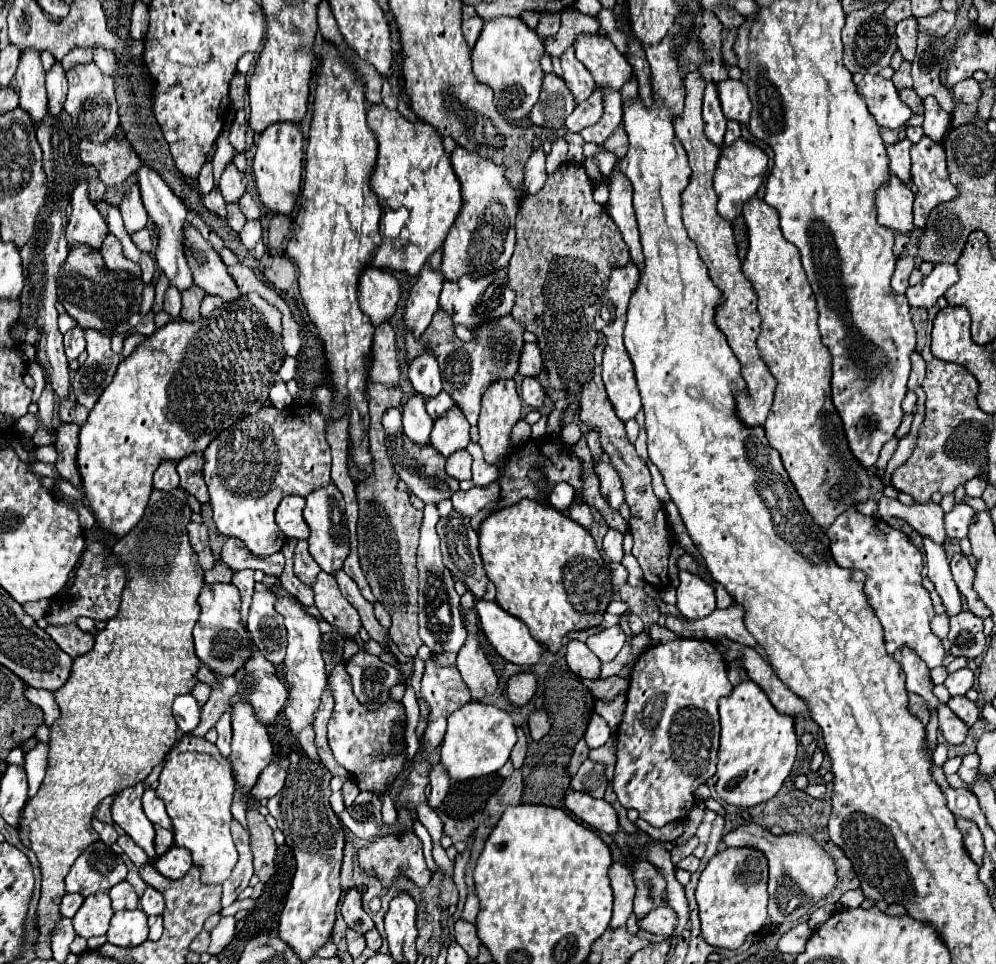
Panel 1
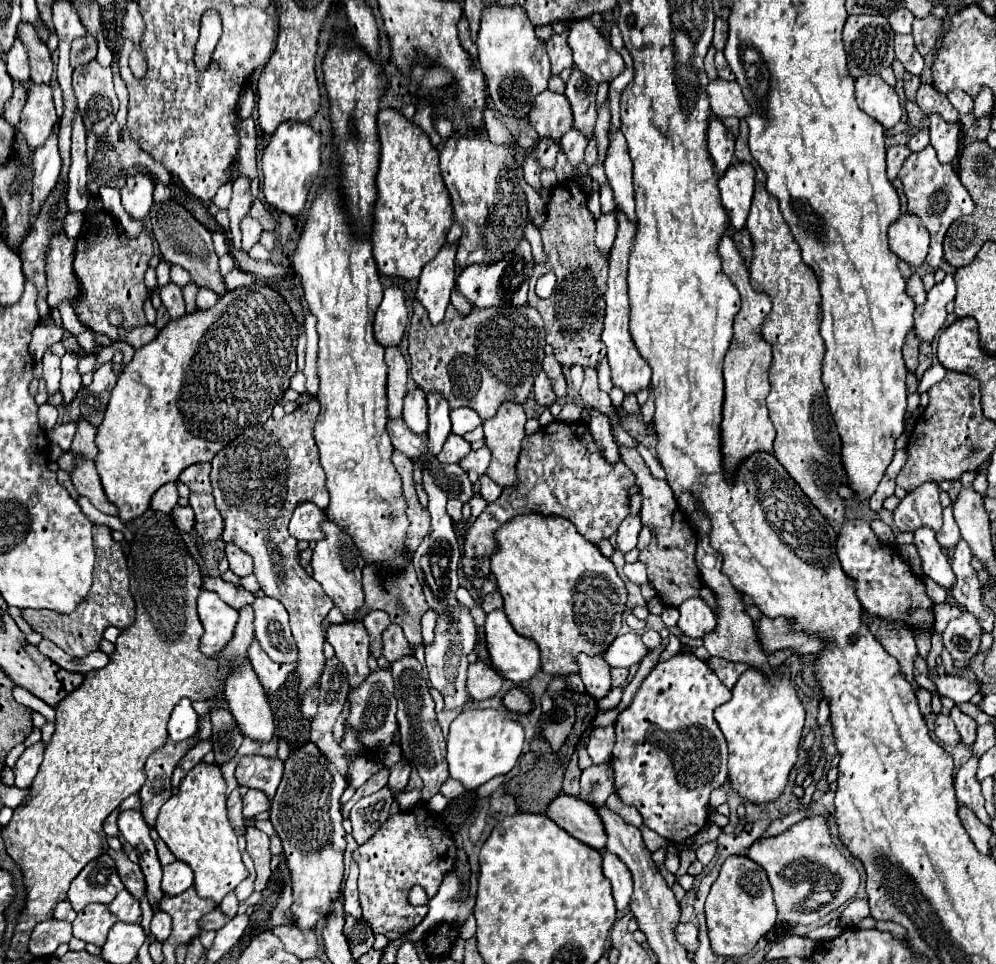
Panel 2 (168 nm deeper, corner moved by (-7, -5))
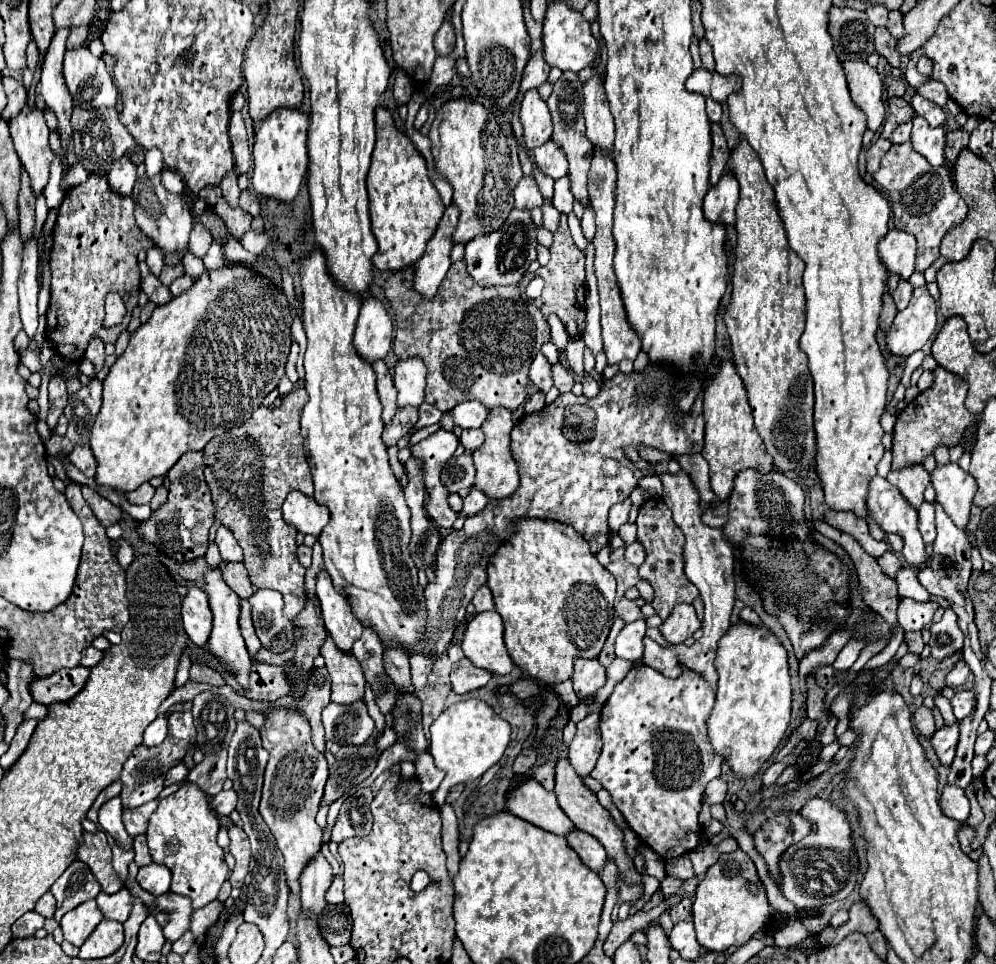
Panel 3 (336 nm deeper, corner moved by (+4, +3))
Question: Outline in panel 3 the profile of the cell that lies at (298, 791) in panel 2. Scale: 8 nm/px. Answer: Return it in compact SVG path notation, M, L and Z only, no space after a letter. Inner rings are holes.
M280 708L266 714L266 726L260 730L264 748L270 752L270 760L264 774L260 814L276 838L280 852L284 854L286 882L292 894L300 894L300 874L308 862L322 848L322 828L316 822L324 786L328 780L328 764L320 750L312 746L308 720L296 710Z

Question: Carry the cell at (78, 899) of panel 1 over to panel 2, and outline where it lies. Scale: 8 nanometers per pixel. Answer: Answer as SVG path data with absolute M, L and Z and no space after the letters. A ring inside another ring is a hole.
M63 900L63 902L59 902L57 906L55 906L55 910L53 910L53 918L57 918L57 920L65 920L65 922L73 922L75 920L75 910L71 908L71 904L67 902L67 900Z

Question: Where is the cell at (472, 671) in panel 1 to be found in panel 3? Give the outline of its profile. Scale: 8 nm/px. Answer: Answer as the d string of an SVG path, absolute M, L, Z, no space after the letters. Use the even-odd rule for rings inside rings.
M462 658L460 662L452 664L450 680L452 680L452 690L456 694L466 694L466 692L478 690L478 688L486 686L490 678L492 678L492 674L488 670L474 666L468 658Z

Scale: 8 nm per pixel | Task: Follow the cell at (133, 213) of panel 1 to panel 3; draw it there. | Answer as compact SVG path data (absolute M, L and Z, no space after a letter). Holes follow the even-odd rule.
M122 156L116 160L112 170L108 172L108 184L110 188L120 196L130 196L134 182L136 182L136 166L130 162L128 156Z

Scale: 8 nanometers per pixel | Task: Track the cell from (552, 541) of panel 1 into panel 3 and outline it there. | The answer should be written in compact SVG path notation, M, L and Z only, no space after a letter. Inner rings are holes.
M542 518L514 520L512 536L488 562L488 586L494 594L496 612L504 618L504 642L520 666L542 684L558 684L572 676L574 656L596 658L614 624L616 578L596 560L588 542L568 524Z

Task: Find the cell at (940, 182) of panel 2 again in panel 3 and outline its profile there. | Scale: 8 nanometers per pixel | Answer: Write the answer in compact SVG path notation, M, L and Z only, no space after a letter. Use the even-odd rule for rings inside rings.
M910 142L892 146L882 158L880 170L874 174L874 180L884 188L892 204L894 228L916 234L918 254L916 270L924 272L940 256L940 240L944 234L964 220L968 206L956 192L950 172L944 166L934 168L922 154L918 154Z

